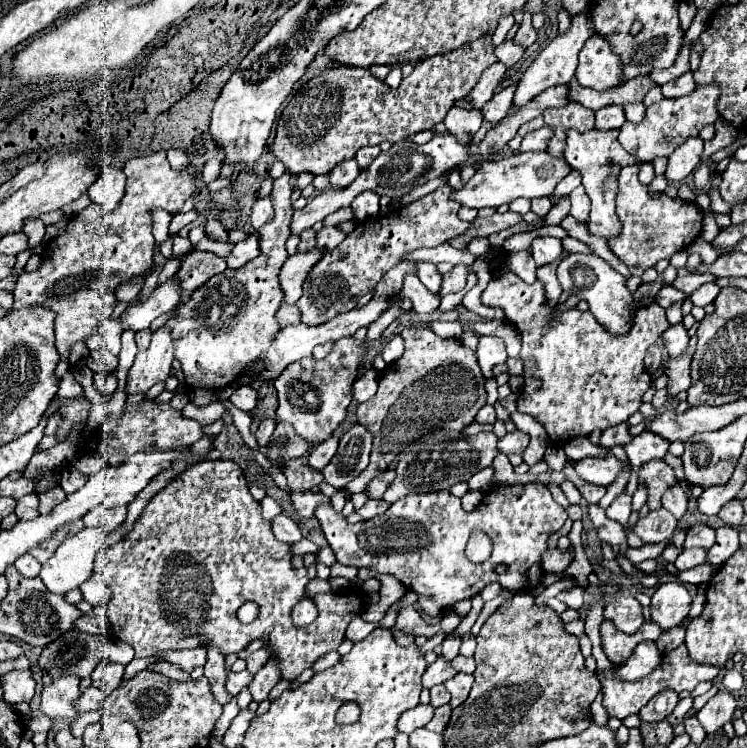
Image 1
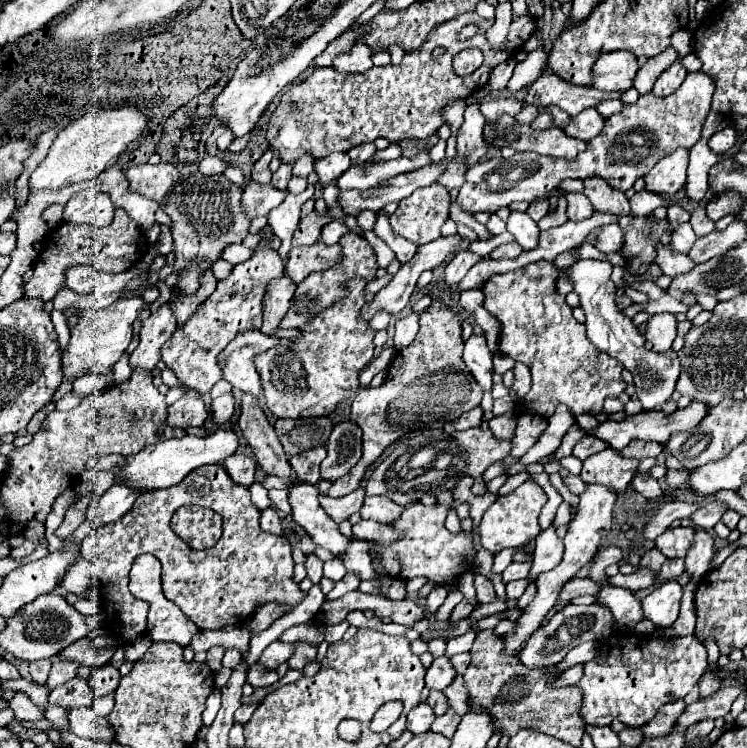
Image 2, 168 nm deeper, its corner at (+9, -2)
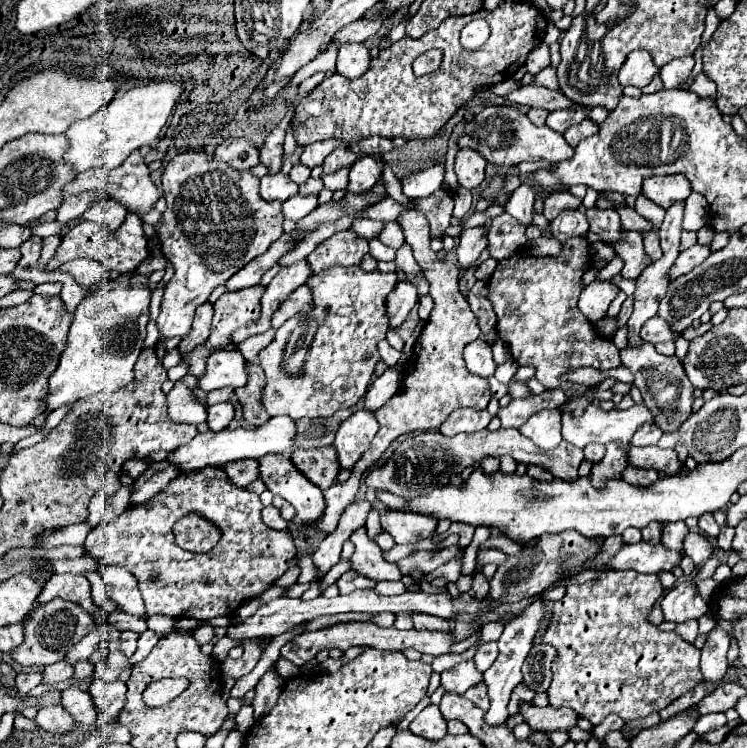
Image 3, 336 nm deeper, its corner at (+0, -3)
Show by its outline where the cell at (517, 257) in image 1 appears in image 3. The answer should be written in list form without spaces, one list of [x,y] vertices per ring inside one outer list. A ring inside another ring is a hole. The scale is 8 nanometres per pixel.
[[[502,213],[494,217],[488,231],[490,257],[496,261],[502,261],[518,253],[528,243],[524,233],[526,233],[526,227],[522,227],[522,223],[518,223],[512,215]]]

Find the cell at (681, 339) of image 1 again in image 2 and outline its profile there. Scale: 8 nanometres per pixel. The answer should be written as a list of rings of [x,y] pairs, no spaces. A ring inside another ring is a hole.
[[[655,314],[649,318],[645,338],[653,344],[655,352],[671,350],[675,336],[677,336],[677,320],[673,314]]]

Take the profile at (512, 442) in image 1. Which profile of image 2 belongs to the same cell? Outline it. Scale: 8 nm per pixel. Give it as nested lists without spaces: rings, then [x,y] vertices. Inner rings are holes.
[[[503,414],[503,416],[497,416],[489,422],[489,428],[493,430],[495,438],[505,438],[505,440],[513,440],[513,430],[515,430],[515,416],[513,414]]]

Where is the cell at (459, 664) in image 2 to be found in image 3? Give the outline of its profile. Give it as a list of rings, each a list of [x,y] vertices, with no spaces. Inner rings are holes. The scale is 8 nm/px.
[[[484,643],[478,647],[476,655],[474,655],[474,663],[478,667],[478,671],[488,671],[490,665],[496,661],[498,657],[498,643]]]

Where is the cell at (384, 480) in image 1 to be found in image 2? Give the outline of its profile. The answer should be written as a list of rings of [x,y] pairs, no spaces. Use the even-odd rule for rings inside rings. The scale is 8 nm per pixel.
[[[359,486],[357,490],[353,490],[351,494],[347,496],[341,496],[341,498],[329,498],[329,496],[323,496],[319,494],[319,502],[321,506],[325,508],[325,512],[339,524],[341,520],[347,520],[351,514],[359,512],[361,506],[363,506],[363,500],[365,500],[365,488]]]

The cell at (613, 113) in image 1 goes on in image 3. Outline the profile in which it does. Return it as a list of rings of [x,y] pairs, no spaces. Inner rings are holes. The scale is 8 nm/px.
[[[584,119],[582,123],[578,123],[578,125],[570,127],[570,129],[566,129],[566,131],[564,131],[564,137],[566,137],[566,143],[568,143],[570,147],[576,147],[582,139],[594,135],[596,131],[598,131],[598,125],[592,123],[590,119]]]

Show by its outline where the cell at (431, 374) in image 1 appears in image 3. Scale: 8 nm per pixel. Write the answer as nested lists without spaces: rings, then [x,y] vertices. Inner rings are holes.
[[[416,209],[406,211],[404,215],[398,217],[398,225],[404,231],[406,243],[412,247],[414,259],[418,261],[422,273],[426,275],[430,283],[430,297],[434,299],[434,309],[430,313],[430,319],[426,321],[410,359],[404,365],[402,373],[402,383],[404,391],[396,393],[392,399],[388,399],[386,405],[382,405],[374,415],[380,423],[380,429],[376,437],[372,439],[372,445],[368,447],[368,453],[362,455],[362,459],[356,463],[352,469],[352,475],[344,483],[334,483],[330,489],[324,491],[326,499],[326,511],[322,519],[316,523],[308,523],[316,531],[330,533],[336,529],[338,519],[342,511],[354,501],[354,495],[358,493],[360,479],[366,473],[366,469],[388,449],[392,441],[396,441],[400,435],[410,433],[410,431],[428,431],[428,429],[438,429],[446,417],[456,411],[458,407],[474,407],[474,409],[486,409],[490,401],[490,385],[488,379],[482,379],[478,375],[472,375],[464,361],[462,361],[462,349],[480,337],[480,327],[476,315],[470,311],[468,301],[458,289],[458,275],[460,269],[444,259],[438,259],[438,255],[430,249],[430,225],[424,219],[424,215]]]

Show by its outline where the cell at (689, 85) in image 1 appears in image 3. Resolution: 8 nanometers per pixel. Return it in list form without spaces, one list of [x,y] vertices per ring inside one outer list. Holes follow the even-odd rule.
[[[682,57],[682,59],[674,59],[674,61],[666,63],[660,69],[660,77],[664,81],[664,87],[666,89],[680,87],[688,79],[692,67],[694,67],[694,57]]]

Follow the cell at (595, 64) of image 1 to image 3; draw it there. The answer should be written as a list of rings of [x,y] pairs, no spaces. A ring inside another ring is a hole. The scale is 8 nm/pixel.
[[[632,51],[626,59],[626,63],[620,69],[620,83],[626,85],[634,85],[638,89],[642,89],[644,85],[648,85],[656,75],[658,75],[658,67],[654,65],[652,57],[648,51]]]

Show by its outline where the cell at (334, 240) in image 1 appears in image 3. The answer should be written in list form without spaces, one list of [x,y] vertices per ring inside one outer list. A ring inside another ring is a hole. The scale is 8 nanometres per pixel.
[[[358,219],[354,221],[352,225],[352,231],[358,233],[360,237],[366,237],[366,239],[374,239],[378,237],[378,231],[382,229],[382,221],[372,221],[372,219]]]

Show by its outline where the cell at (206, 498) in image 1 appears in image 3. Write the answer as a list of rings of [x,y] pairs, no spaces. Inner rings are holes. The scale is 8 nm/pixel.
[[[206,467],[202,475],[178,475],[166,487],[148,499],[146,503],[138,503],[138,507],[130,507],[114,521],[94,527],[86,537],[86,553],[106,561],[108,565],[118,565],[136,575],[138,589],[144,599],[146,613],[166,613],[170,617],[194,617],[198,621],[210,621],[218,615],[236,617],[236,611],[242,603],[252,599],[258,593],[264,593],[280,575],[284,575],[296,557],[296,547],[288,531],[274,531],[262,523],[260,517],[262,503],[256,493],[250,493],[242,487],[230,483],[226,471],[222,467]],[[198,513],[212,521],[222,537],[218,545],[210,553],[188,553],[174,543],[172,525],[182,519],[182,515]]]

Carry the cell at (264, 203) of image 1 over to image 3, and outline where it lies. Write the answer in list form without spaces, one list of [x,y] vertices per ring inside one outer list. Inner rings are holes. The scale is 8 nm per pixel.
[[[282,171],[274,173],[274,175],[266,175],[260,179],[260,197],[262,199],[278,199],[278,201],[286,201],[288,197],[292,197],[294,193],[298,193],[298,185],[294,181],[290,181],[288,175],[284,175]]]

